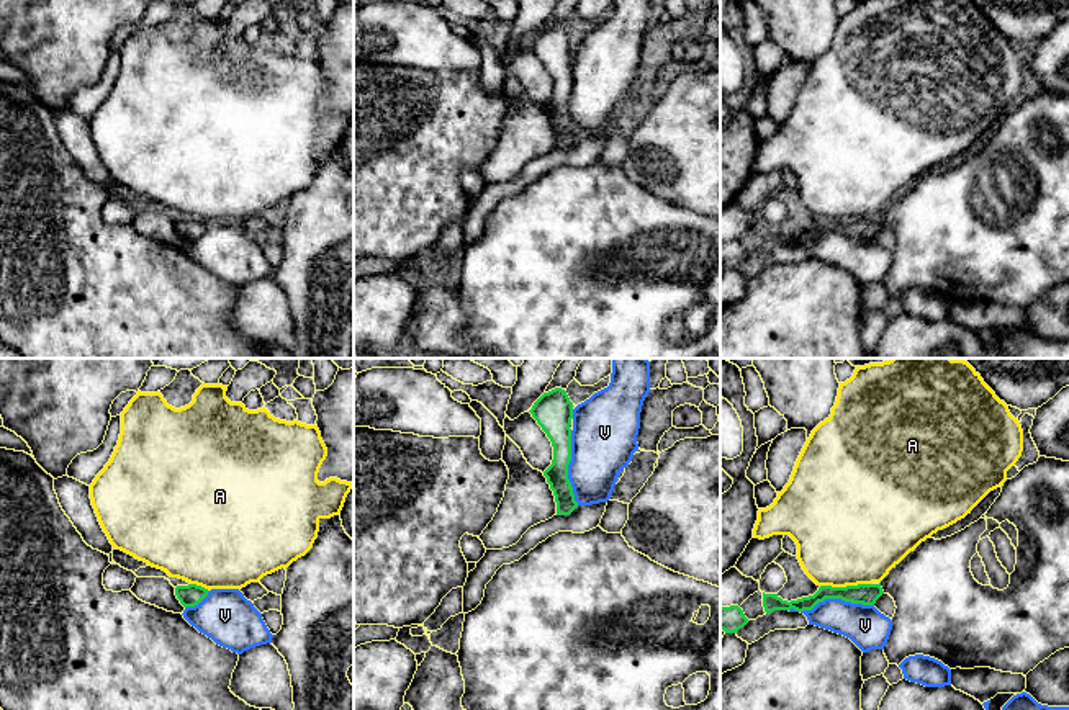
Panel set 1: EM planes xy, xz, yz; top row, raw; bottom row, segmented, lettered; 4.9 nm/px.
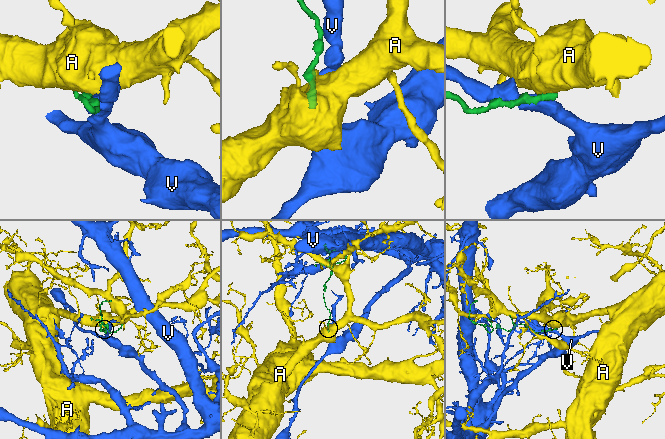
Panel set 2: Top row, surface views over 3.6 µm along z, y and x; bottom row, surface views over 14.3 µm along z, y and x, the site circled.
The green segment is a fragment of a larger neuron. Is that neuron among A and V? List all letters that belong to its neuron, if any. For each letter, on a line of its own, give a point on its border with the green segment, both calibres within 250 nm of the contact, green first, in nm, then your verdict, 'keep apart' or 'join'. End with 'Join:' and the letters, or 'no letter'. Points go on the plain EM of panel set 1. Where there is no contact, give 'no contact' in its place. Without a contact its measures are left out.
A: yz (847, 220) | 110/500 nm | keep apart
V: xz (567, 102) | 160/320 nm | keep apart
Join: no letter

